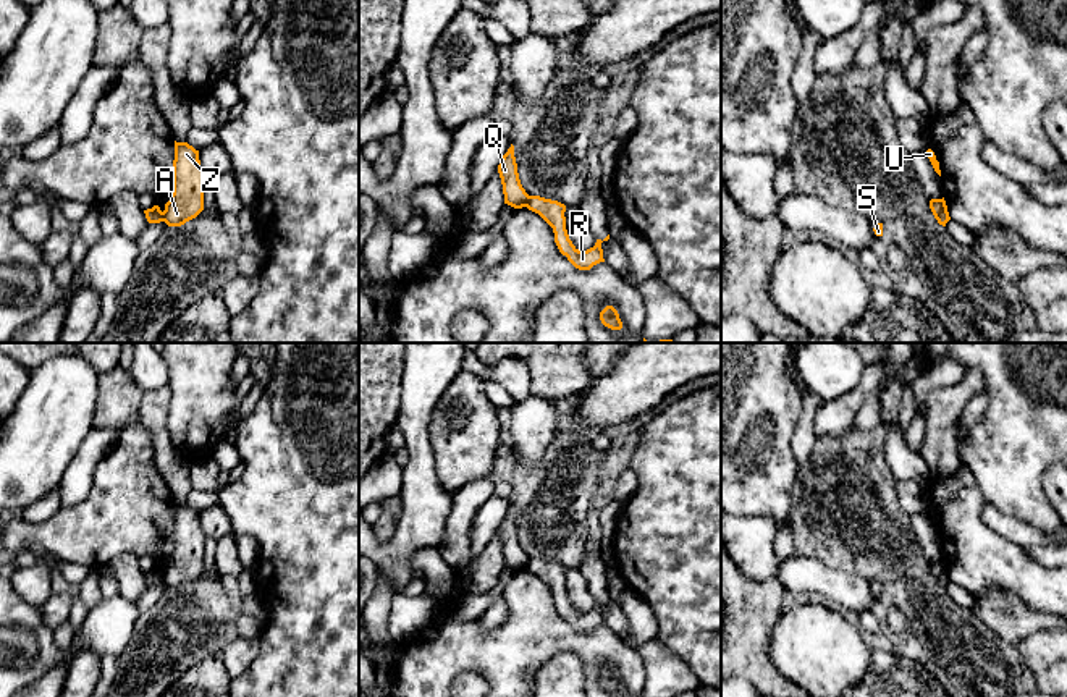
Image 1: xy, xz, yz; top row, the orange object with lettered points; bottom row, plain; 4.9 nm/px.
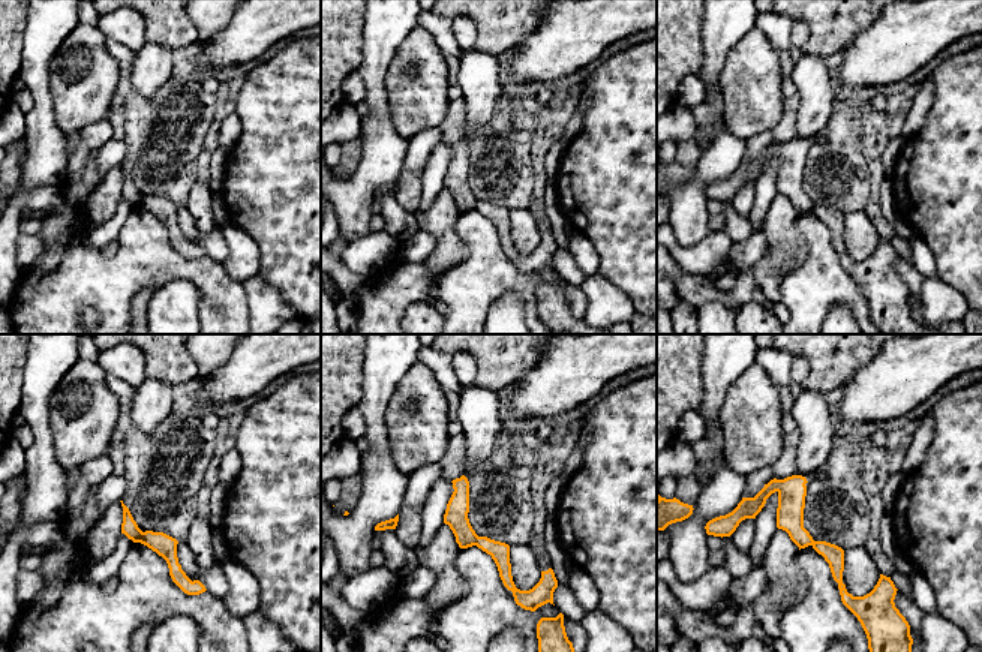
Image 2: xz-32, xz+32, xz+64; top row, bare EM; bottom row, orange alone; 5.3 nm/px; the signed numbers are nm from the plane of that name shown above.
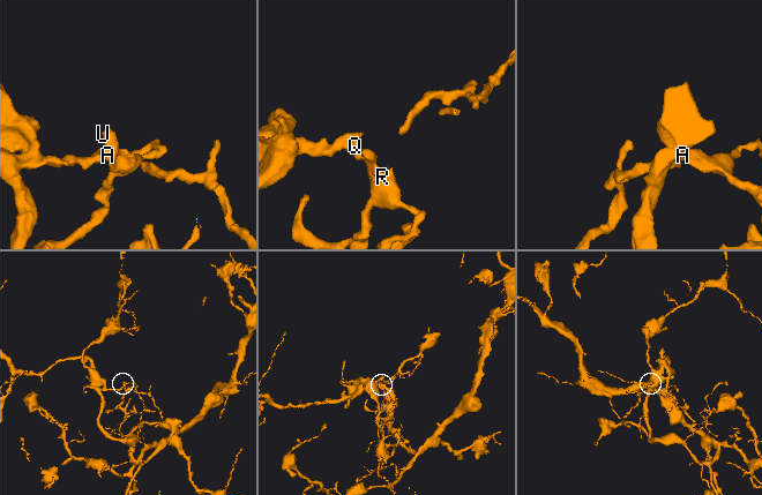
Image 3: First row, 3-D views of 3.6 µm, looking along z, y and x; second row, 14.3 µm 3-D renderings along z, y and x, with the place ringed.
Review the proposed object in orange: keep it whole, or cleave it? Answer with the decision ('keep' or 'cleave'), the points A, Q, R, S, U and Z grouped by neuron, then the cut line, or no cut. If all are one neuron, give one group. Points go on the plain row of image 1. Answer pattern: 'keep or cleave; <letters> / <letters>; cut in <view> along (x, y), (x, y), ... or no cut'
cleave; A R U Z / Q S; cut in xz along (529, 558), (524, 568)

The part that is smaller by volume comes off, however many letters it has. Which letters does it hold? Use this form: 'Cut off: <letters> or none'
Cut off: A, R, U, Z

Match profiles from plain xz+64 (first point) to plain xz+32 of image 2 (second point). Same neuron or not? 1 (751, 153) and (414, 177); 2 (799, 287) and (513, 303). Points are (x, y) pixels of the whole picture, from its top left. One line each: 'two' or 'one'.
1: one
2: two

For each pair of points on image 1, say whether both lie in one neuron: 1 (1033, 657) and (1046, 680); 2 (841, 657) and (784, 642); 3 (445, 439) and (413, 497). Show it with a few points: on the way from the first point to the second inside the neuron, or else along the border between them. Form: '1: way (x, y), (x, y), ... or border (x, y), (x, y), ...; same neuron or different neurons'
1: border (1050, 667), (1035, 676); different neurons
2: way (826, 655), (807, 642), (799, 642); same neuron
3: border (427, 424), (435, 477), (451, 494); different neurons

